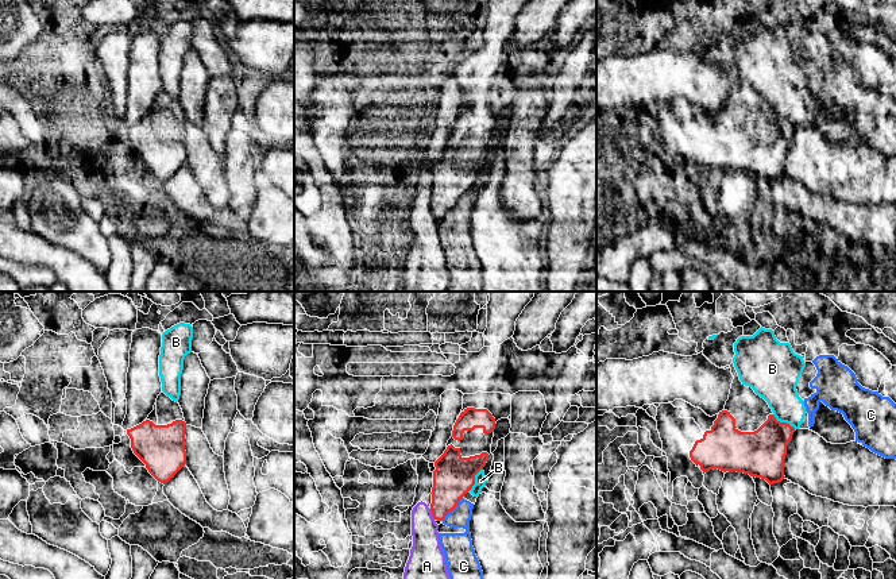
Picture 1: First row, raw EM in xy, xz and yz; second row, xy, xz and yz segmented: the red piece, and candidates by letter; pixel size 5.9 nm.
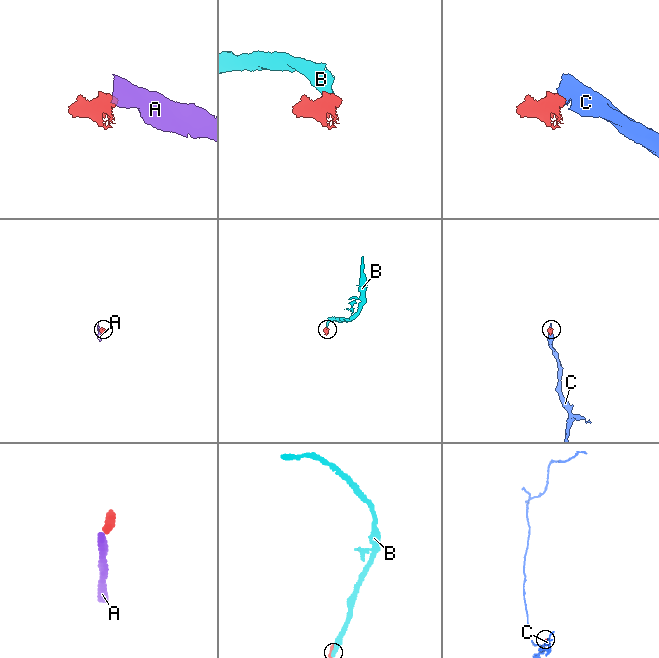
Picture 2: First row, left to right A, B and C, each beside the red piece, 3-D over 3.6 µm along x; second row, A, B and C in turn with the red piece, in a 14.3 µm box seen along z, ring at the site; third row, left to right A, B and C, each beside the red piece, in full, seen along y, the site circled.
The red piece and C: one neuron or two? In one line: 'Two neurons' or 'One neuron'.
Two neurons

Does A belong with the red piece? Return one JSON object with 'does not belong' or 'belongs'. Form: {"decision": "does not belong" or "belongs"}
{"decision": "does not belong"}

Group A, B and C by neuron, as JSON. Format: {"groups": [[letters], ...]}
{"groups": [["A"], ["B", "C"]]}

